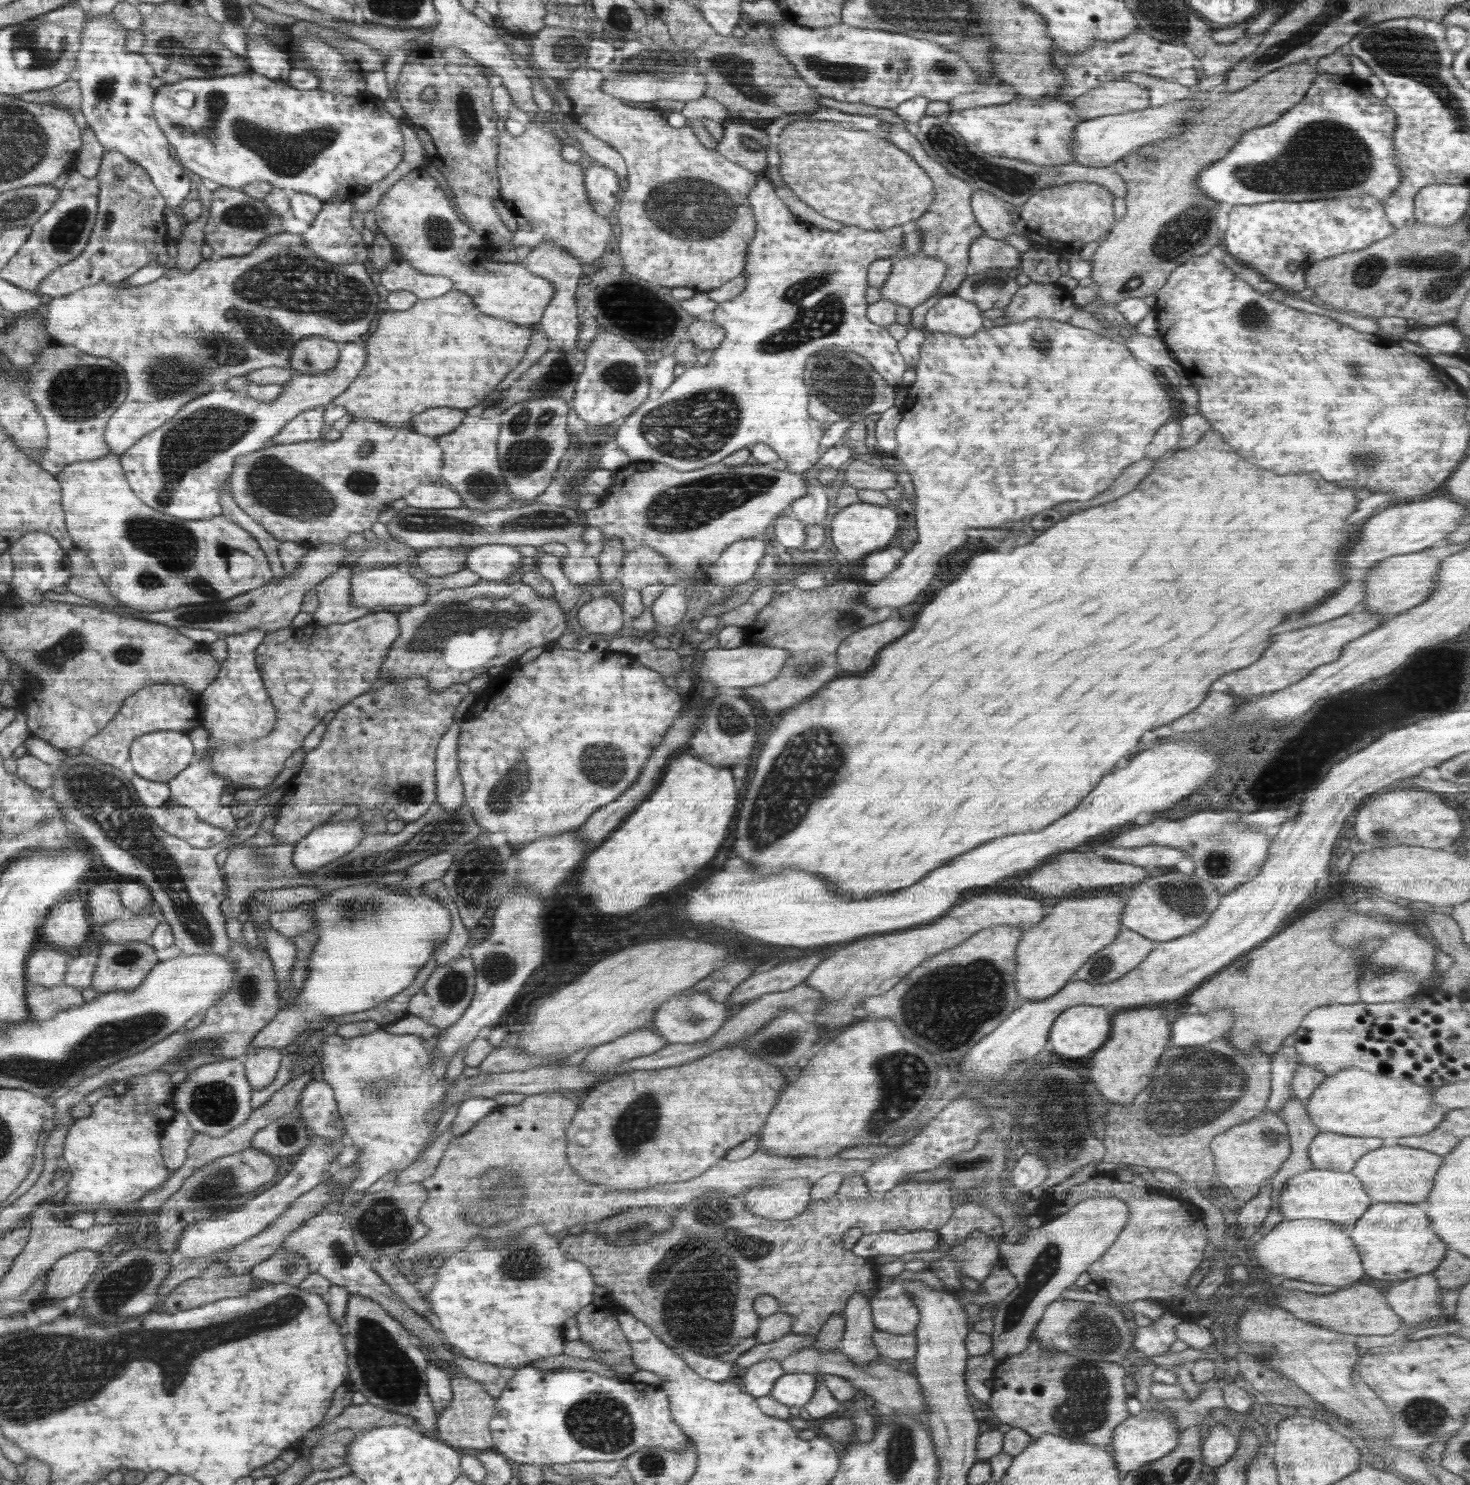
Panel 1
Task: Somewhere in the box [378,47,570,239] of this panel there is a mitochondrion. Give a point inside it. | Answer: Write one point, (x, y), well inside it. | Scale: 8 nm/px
(470, 130)

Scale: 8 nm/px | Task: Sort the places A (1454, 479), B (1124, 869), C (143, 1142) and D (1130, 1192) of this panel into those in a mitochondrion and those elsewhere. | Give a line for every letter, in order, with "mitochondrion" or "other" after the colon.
A: other
B: other
C: other
D: other

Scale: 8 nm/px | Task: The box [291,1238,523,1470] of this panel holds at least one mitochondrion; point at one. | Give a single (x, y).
(386, 1369)

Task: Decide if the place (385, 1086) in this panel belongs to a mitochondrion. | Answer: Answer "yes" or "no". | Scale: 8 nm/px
yes

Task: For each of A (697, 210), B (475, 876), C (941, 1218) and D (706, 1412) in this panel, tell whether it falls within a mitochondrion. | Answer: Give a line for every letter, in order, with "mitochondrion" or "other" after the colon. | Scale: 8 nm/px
A: mitochondrion
B: mitochondrion
C: other
D: other

